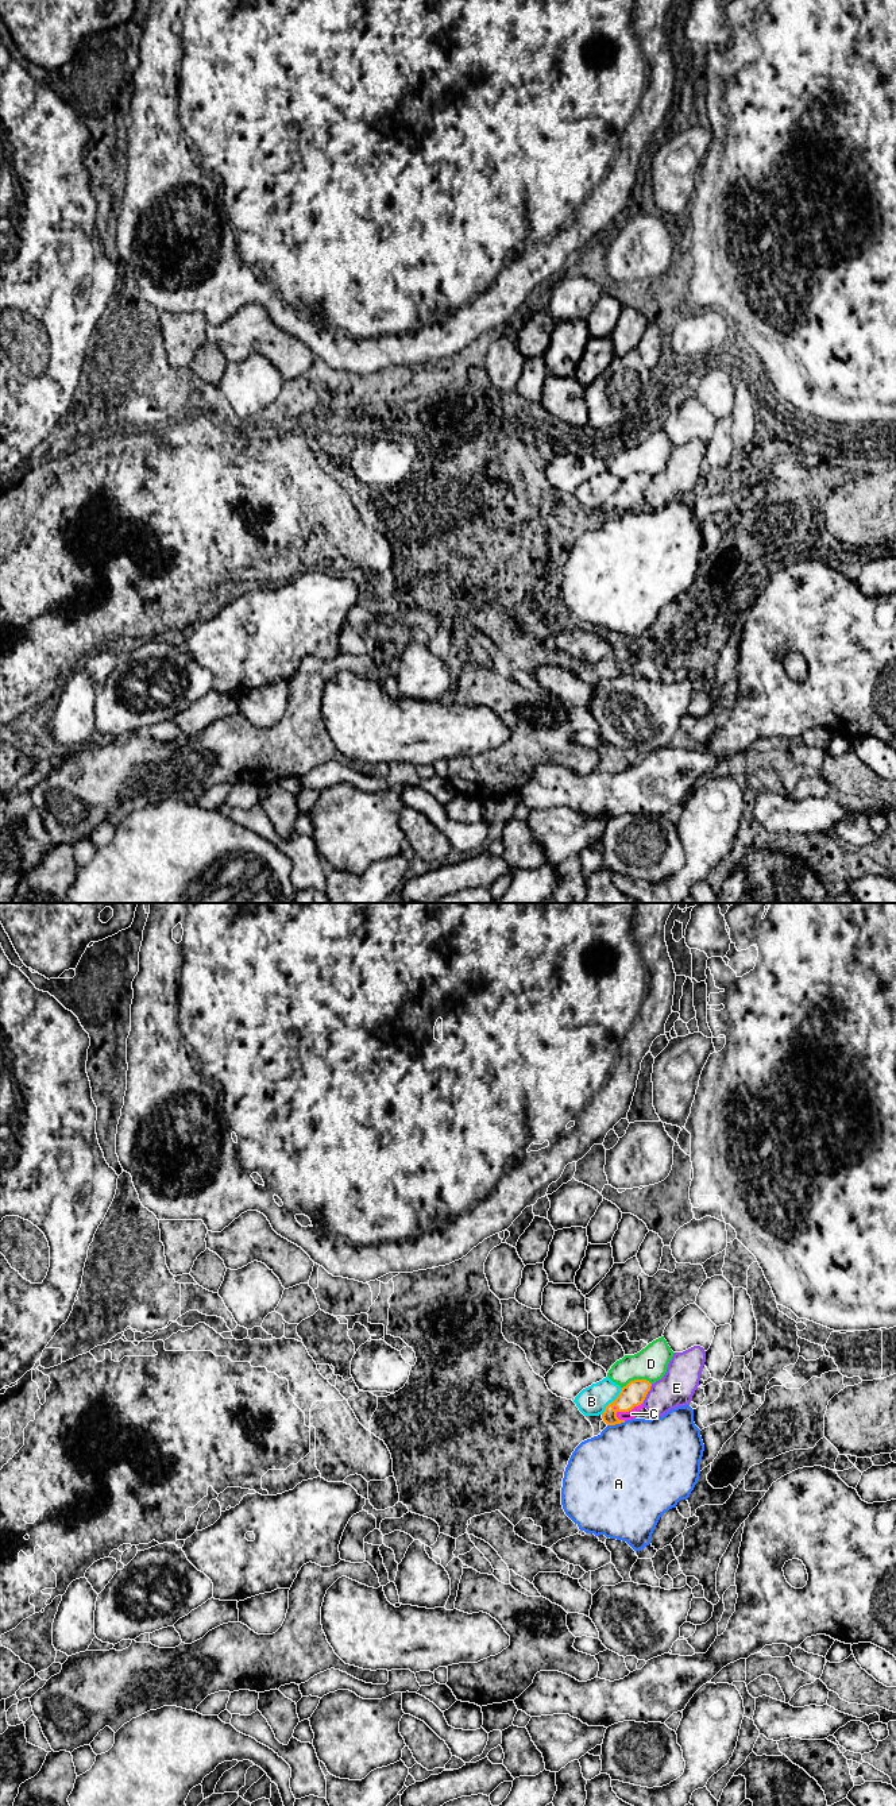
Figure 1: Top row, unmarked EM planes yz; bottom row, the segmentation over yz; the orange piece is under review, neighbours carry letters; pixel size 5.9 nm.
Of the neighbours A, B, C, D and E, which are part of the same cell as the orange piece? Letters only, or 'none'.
C

